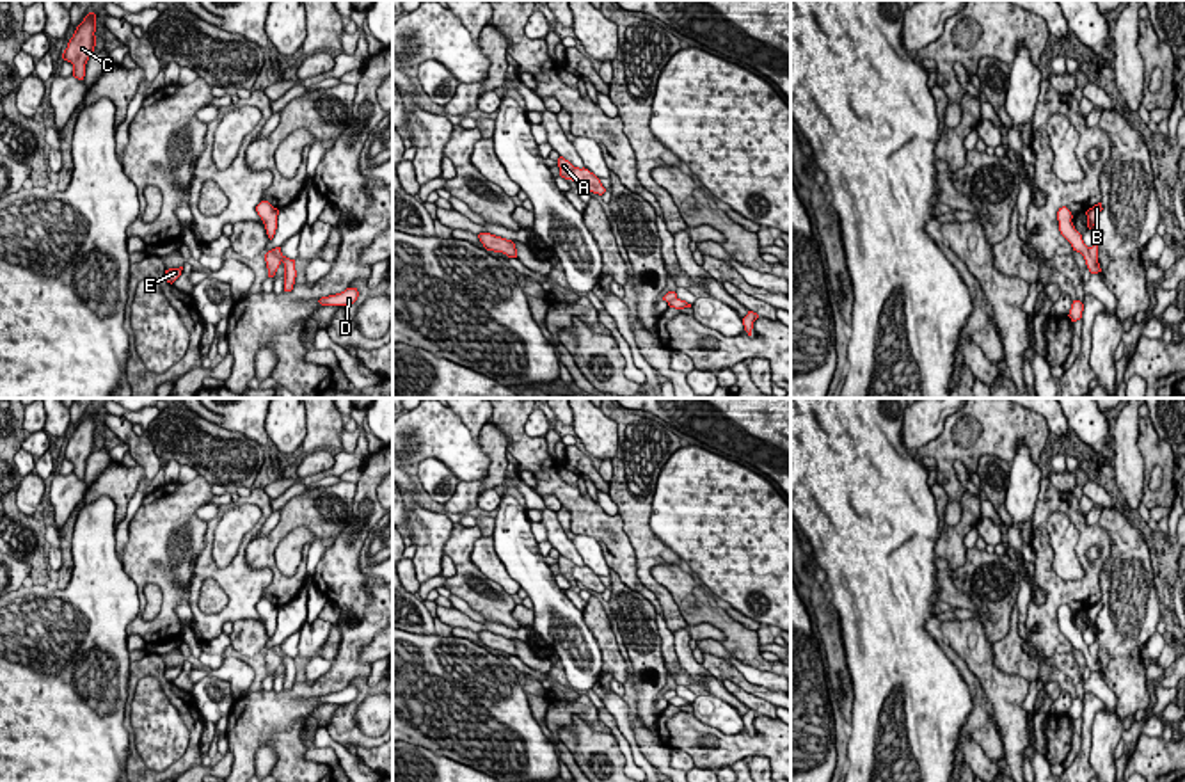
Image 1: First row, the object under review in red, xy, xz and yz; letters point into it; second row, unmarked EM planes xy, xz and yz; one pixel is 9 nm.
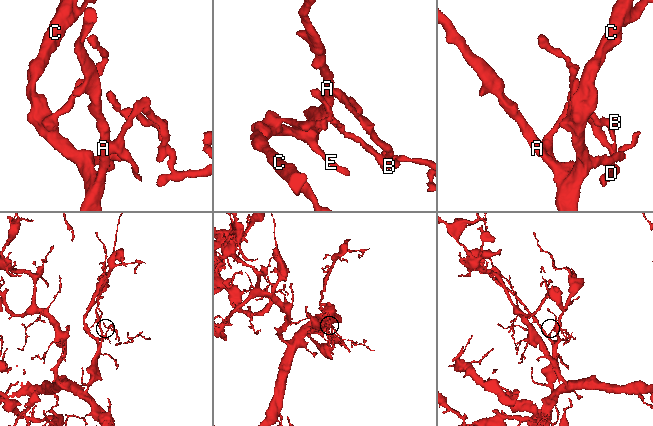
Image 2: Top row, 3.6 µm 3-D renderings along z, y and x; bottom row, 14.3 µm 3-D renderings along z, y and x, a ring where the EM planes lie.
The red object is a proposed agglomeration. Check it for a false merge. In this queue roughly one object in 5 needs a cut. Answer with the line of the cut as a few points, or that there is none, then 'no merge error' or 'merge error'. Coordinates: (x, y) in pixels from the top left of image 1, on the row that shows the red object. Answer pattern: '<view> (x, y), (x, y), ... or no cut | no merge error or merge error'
xy (272, 249), (281, 260) | merge error

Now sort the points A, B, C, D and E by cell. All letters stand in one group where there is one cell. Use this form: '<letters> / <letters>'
A C E / B D

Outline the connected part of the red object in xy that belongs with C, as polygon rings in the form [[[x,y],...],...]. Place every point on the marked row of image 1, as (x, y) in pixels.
[[[89,12],[84,21],[76,27],[73,37],[68,43],[68,48],[62,53],[62,59],[73,64],[73,76],[84,80],[85,64],[96,46],[96,14]]]

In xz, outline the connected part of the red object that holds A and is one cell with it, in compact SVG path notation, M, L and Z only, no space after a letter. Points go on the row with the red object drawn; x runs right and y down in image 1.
M563 156L558 158L560 176L565 180L572 180L579 185L583 185L586 190L602 196L606 188L602 187L600 180L590 172L588 169L574 167L569 160Z

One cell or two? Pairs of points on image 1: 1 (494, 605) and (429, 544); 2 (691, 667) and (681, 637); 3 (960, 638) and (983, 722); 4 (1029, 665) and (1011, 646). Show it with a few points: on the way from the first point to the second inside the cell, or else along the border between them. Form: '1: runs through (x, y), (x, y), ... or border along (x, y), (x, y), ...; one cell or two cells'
1: border along (453, 525), (443, 553); two cells
2: runs through (686, 660), (683, 644); one cell
3: border along (949, 644), (979, 681), (988, 702); two cells
4: runs through (1024, 662), (1013, 651); one cell

